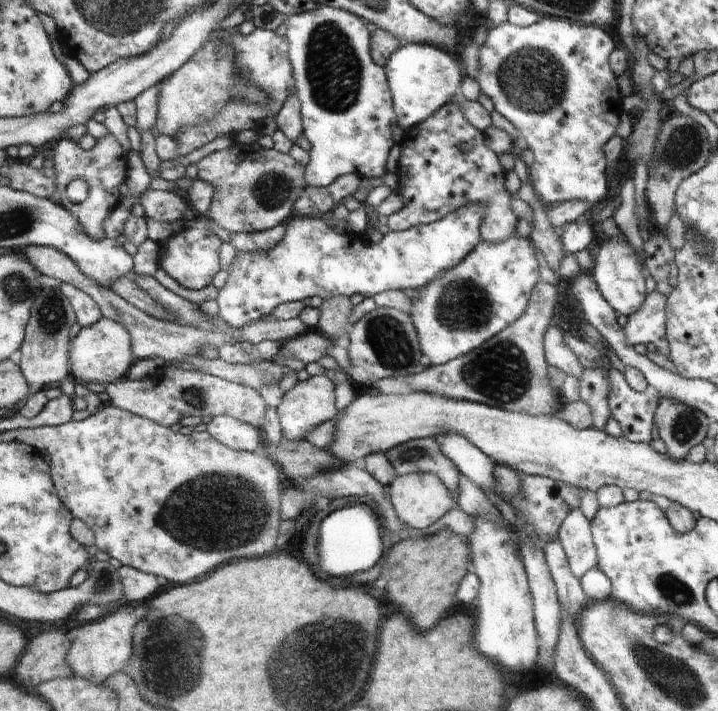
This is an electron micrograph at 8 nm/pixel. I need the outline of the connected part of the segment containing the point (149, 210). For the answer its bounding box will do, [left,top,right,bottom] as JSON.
[138,191,189,221]

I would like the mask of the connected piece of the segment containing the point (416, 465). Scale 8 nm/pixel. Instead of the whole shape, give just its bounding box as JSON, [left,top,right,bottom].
[383,437,461,500]

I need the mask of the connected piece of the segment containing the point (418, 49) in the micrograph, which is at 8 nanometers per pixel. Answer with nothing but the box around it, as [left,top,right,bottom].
[383,43,465,131]

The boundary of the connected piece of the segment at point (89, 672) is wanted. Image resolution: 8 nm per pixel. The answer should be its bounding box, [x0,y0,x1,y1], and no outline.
[67,601,149,685]

